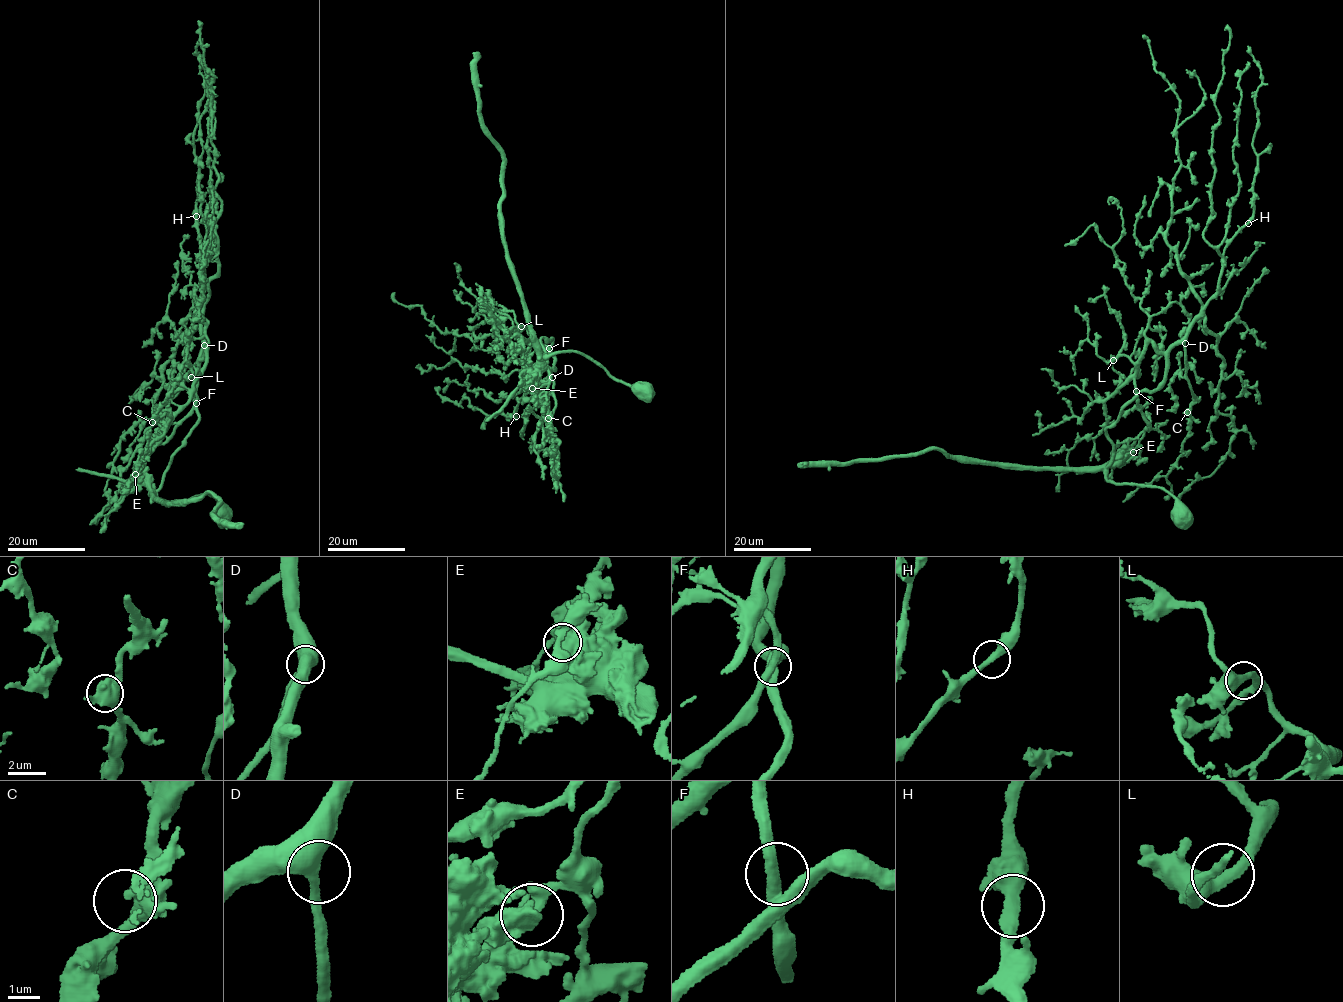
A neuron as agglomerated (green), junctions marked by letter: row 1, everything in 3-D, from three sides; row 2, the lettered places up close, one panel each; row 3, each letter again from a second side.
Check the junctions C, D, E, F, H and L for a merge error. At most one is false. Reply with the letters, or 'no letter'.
E

